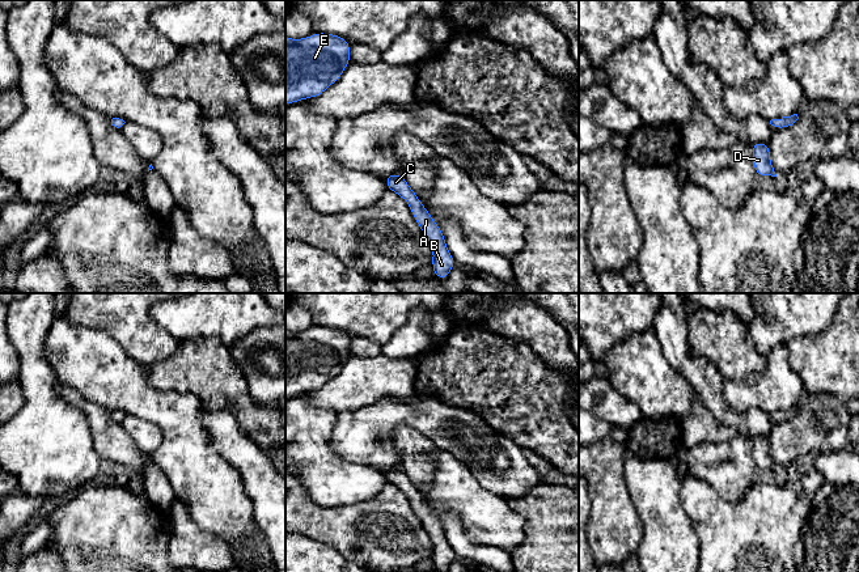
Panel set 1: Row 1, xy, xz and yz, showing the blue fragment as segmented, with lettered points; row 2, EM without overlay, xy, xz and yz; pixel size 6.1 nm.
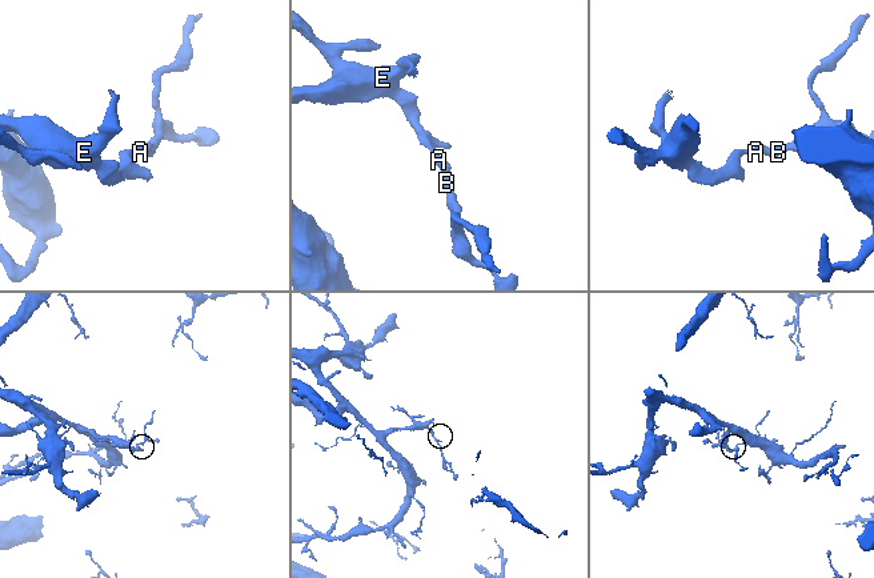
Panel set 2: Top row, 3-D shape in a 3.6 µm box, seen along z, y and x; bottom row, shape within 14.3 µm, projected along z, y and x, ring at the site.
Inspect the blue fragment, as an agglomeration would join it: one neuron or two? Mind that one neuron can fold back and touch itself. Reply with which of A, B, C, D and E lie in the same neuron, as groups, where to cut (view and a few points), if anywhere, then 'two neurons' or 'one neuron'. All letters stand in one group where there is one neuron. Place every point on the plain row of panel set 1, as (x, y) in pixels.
A B C D E | no cut | one neuron

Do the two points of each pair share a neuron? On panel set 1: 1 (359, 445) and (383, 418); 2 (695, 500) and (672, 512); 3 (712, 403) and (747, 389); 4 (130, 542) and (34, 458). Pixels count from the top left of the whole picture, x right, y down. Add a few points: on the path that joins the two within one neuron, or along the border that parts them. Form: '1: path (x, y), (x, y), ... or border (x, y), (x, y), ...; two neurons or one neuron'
1: path (362, 439), (376, 424); one neuron
2: border (682, 479), (680, 499), (695, 536); two neurons
3: border (723, 380), (723, 398), (736, 410), (752, 410); two neurons
4: border (89, 482), (63, 501); two neurons

